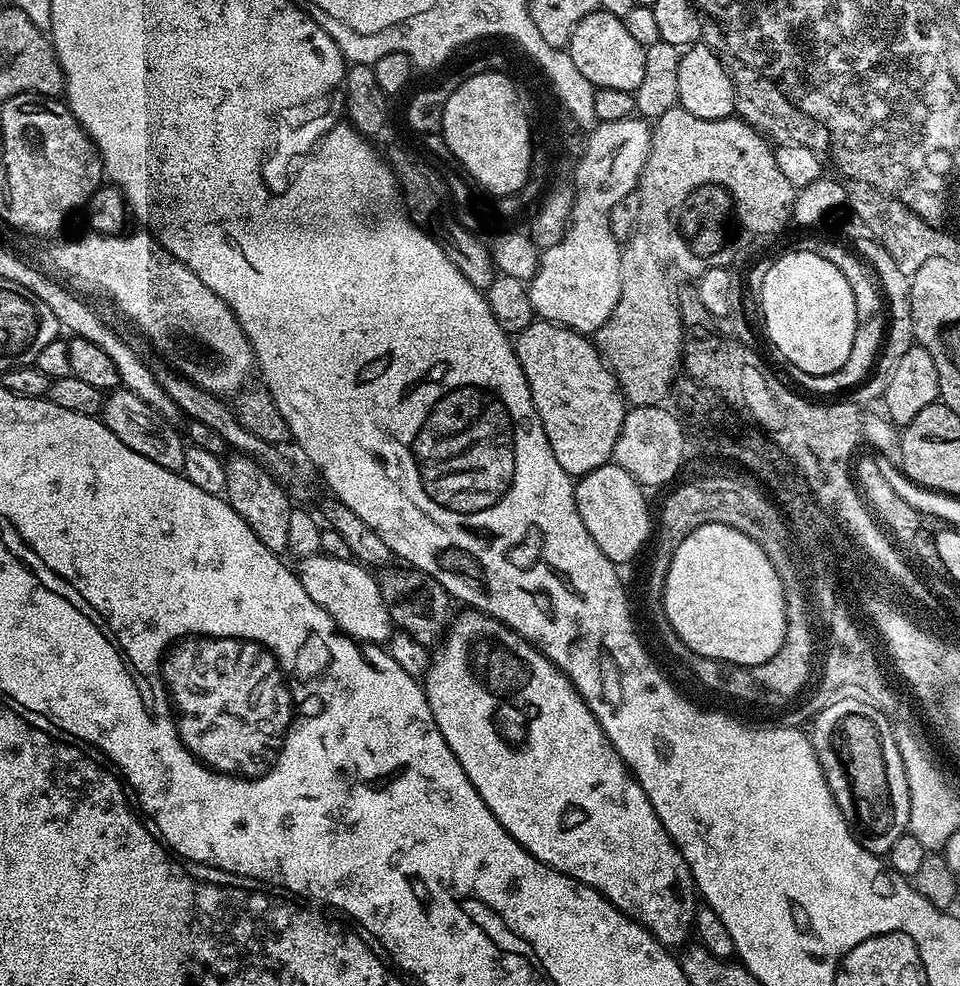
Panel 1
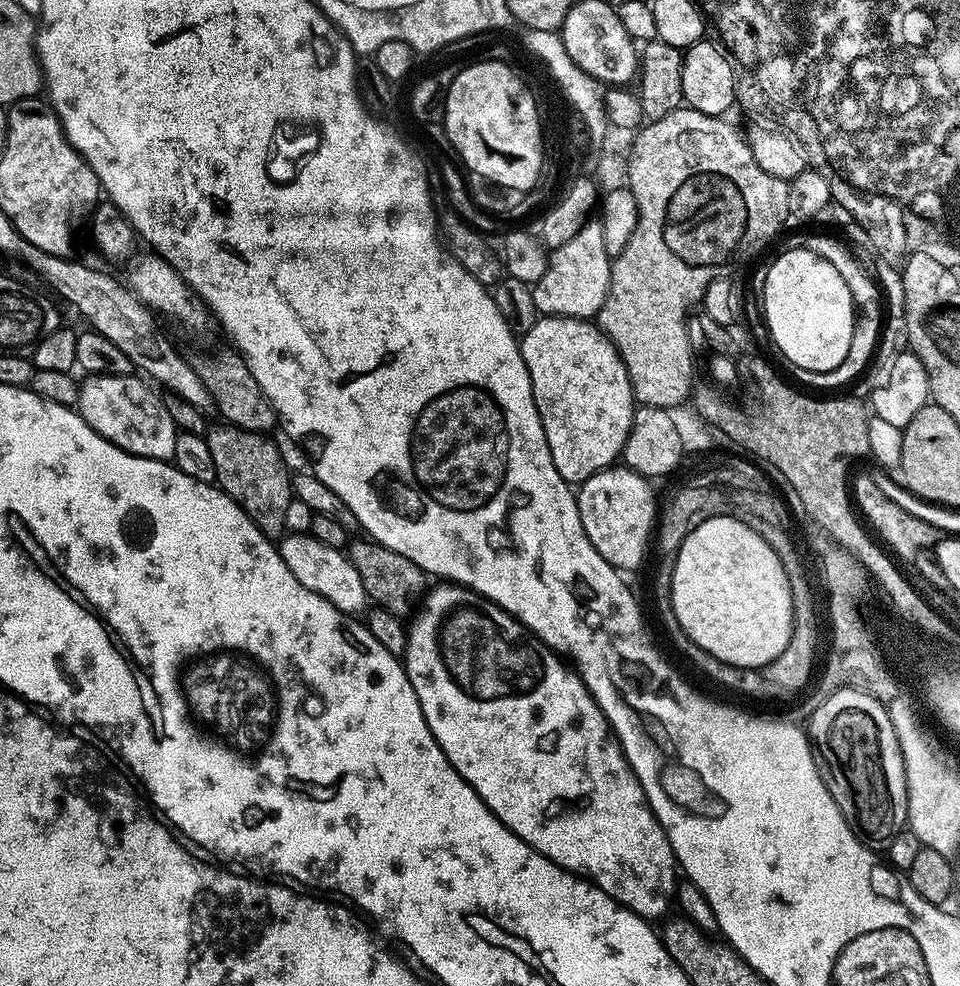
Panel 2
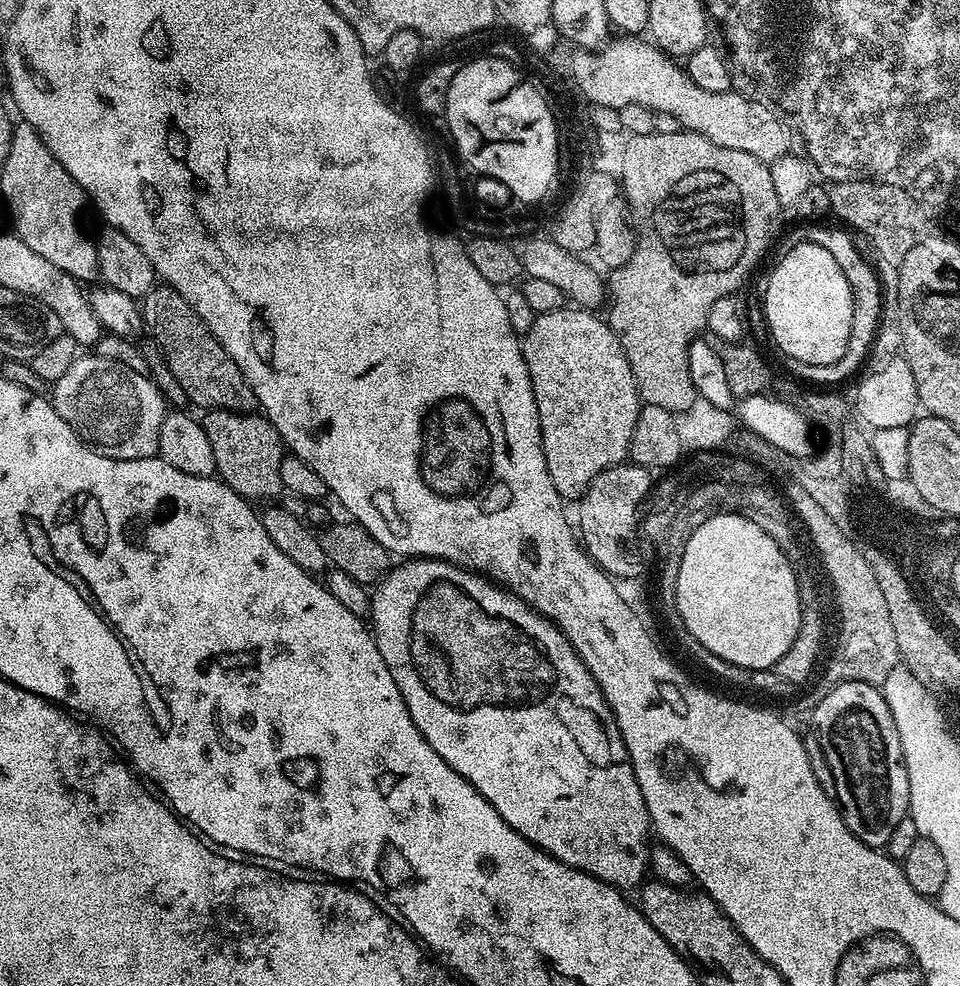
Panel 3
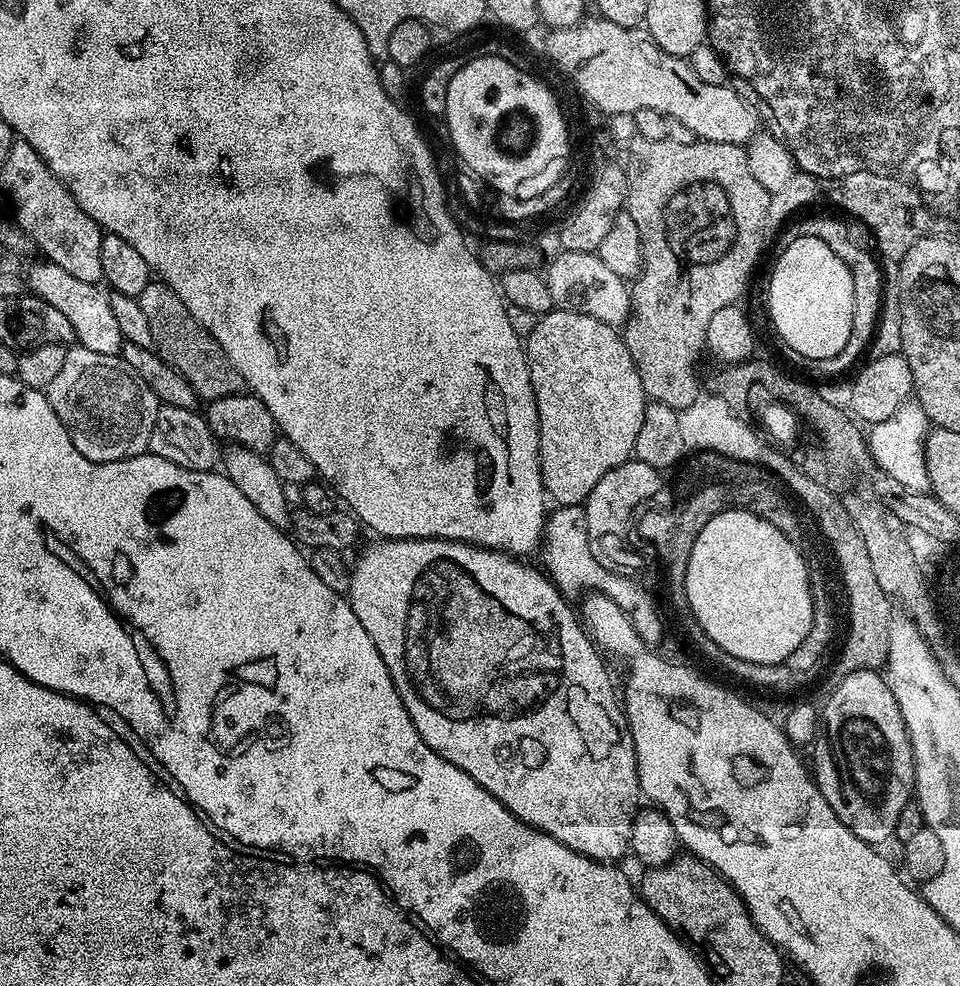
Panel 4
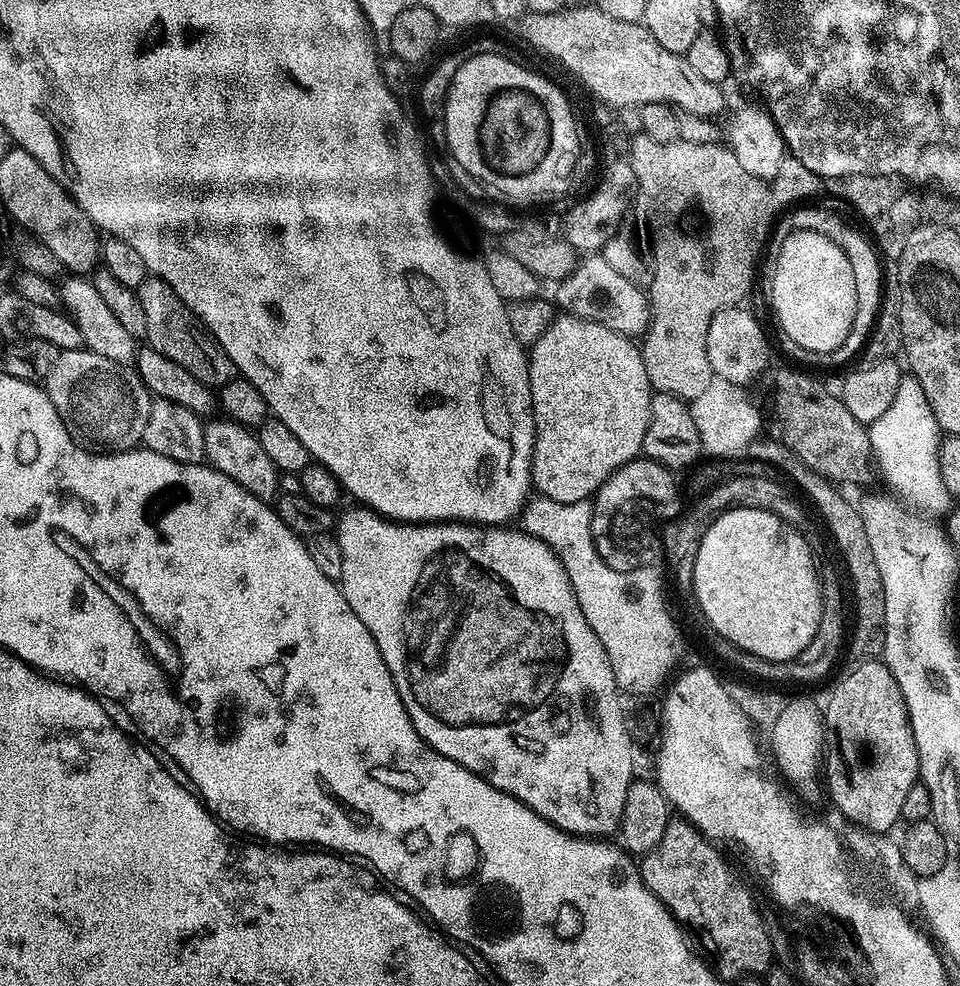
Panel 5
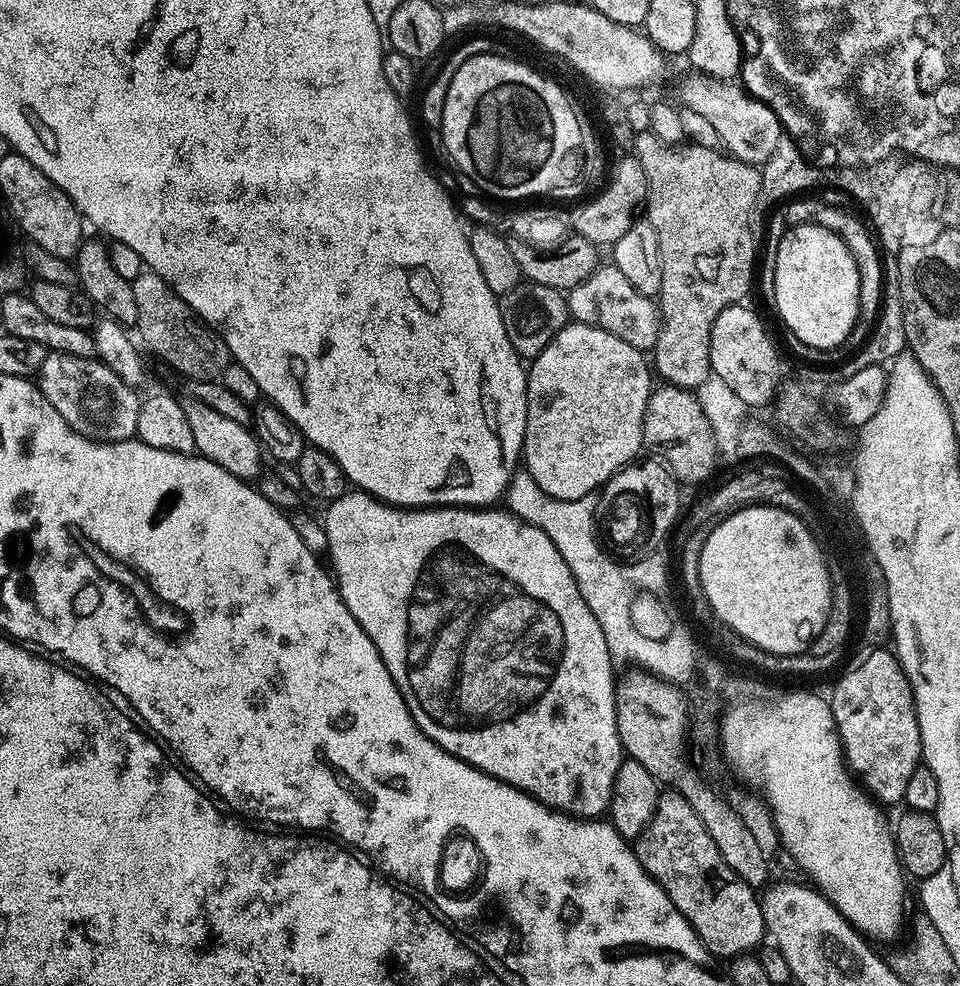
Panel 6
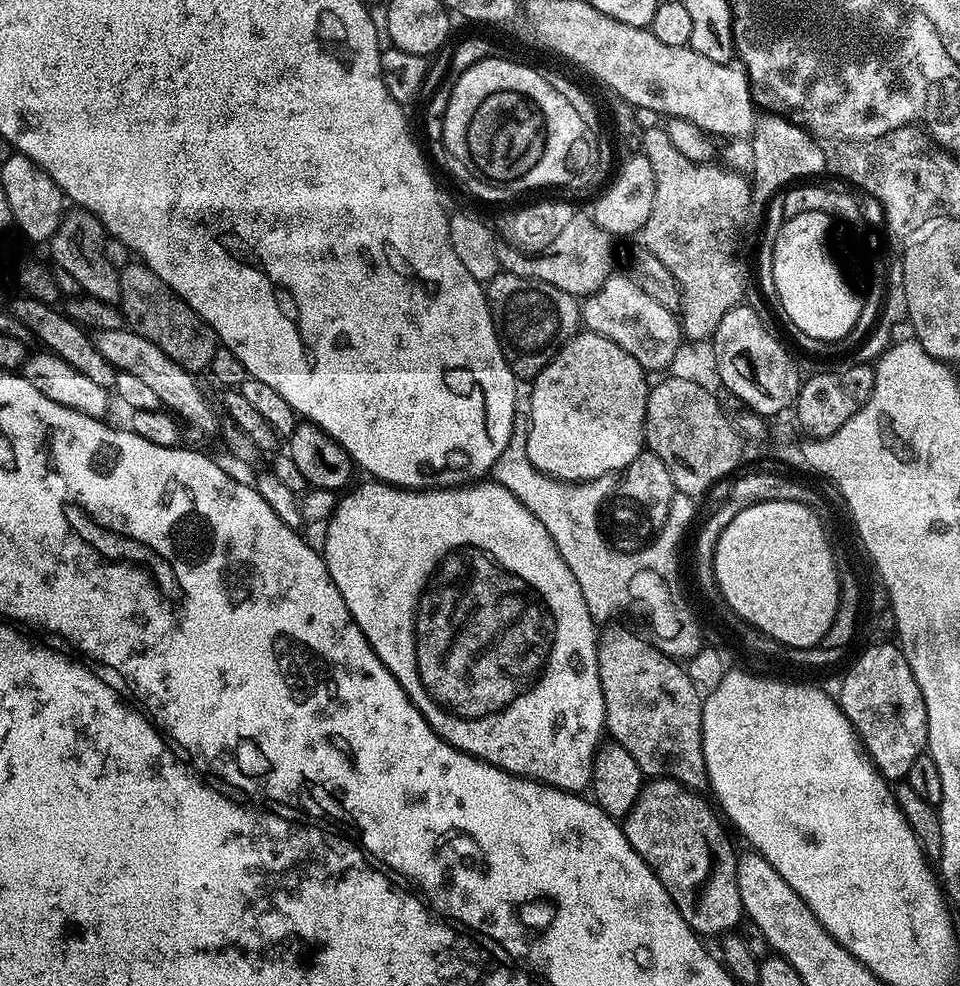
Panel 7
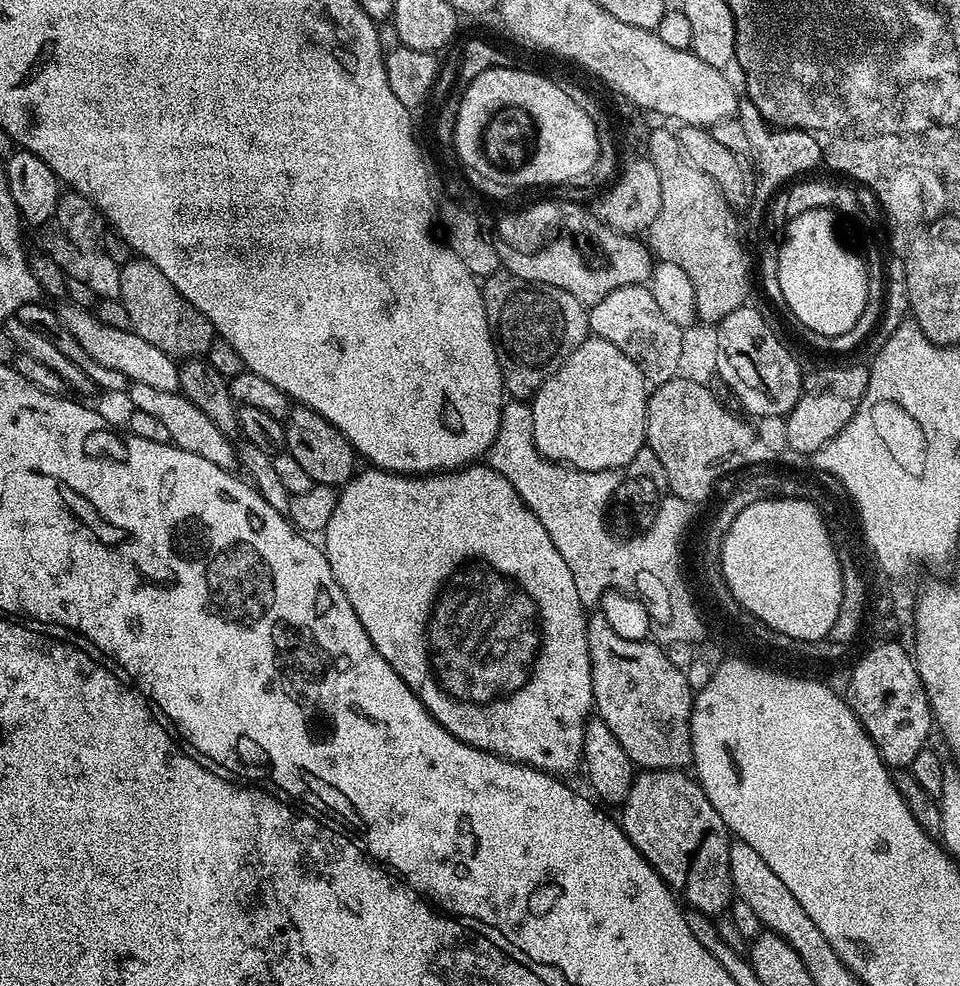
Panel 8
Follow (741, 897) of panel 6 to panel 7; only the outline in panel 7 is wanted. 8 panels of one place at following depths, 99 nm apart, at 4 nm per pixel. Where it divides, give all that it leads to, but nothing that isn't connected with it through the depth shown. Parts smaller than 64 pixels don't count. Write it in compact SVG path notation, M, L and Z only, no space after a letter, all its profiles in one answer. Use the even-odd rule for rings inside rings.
M649 779L640 790L638 802L623 817L622 827L630 846L666 886L678 914L701 937L720 938L739 929L745 919L736 873L738 852L732 849L719 818L698 796L677 780Z

